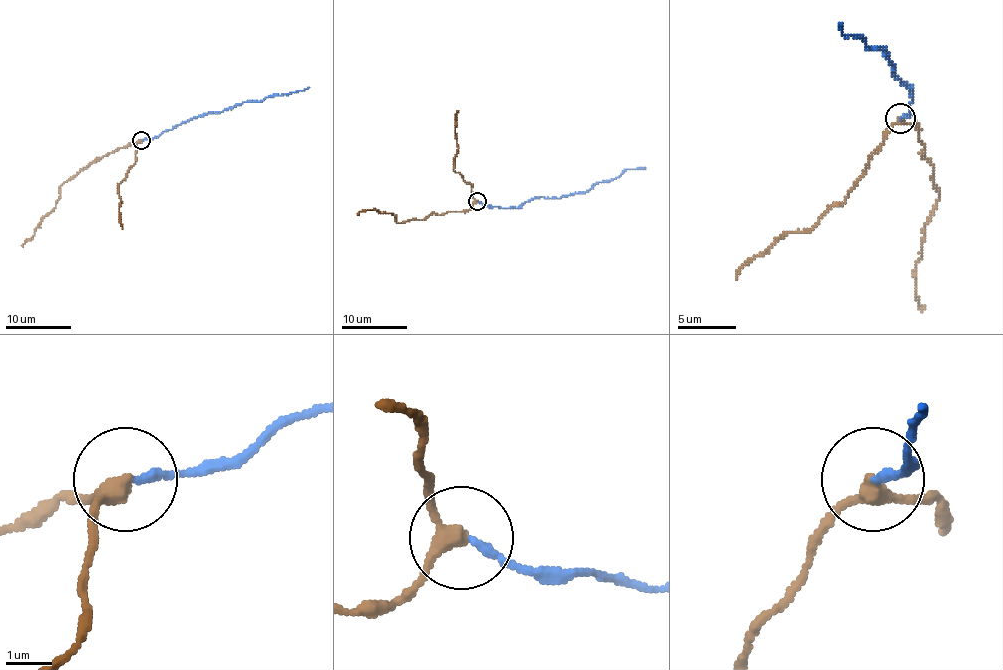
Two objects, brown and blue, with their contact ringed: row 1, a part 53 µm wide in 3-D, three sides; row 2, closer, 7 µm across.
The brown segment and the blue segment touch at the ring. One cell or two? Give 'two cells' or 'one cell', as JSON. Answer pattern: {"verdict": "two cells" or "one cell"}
{"verdict": "one cell"}

